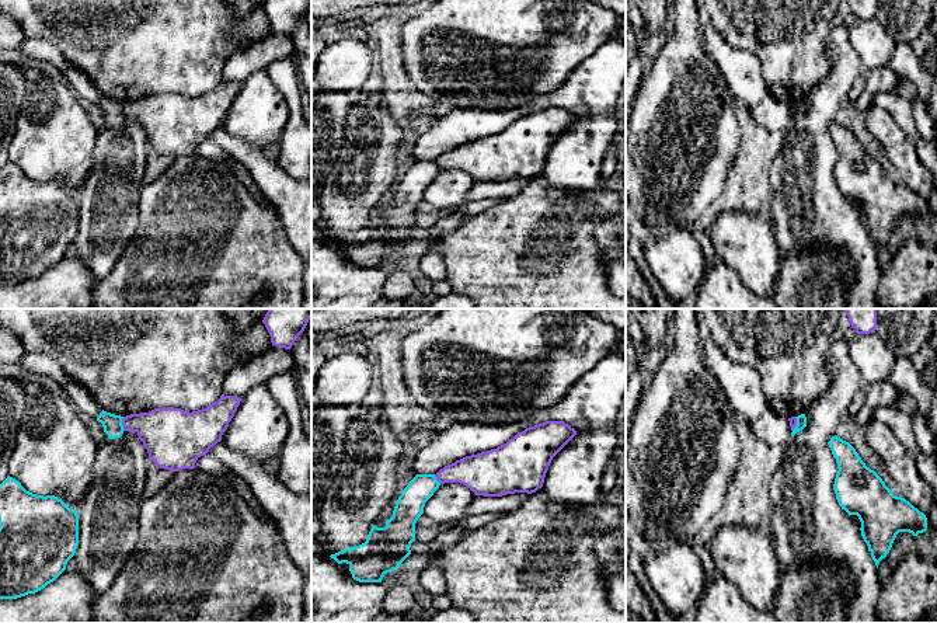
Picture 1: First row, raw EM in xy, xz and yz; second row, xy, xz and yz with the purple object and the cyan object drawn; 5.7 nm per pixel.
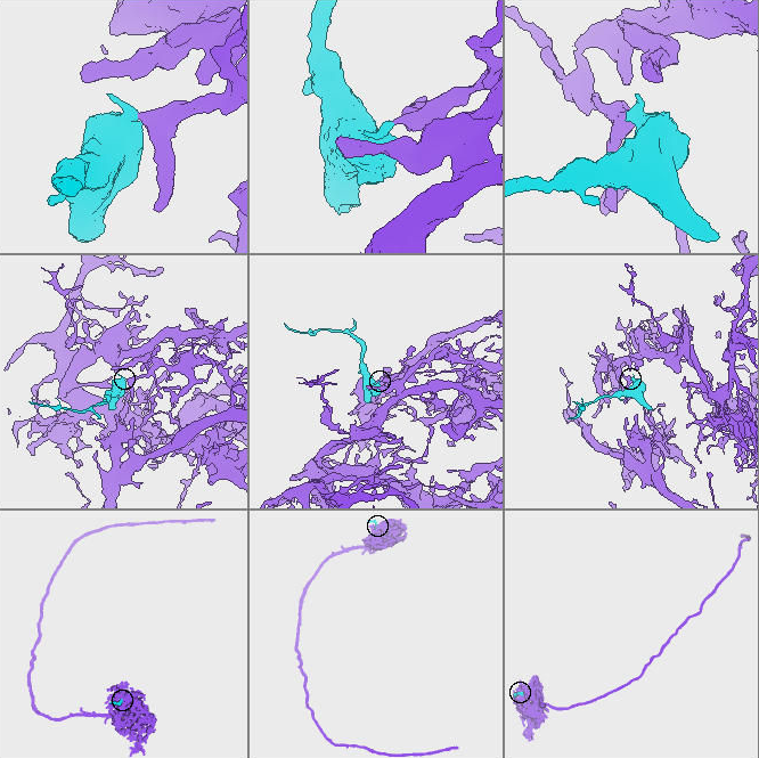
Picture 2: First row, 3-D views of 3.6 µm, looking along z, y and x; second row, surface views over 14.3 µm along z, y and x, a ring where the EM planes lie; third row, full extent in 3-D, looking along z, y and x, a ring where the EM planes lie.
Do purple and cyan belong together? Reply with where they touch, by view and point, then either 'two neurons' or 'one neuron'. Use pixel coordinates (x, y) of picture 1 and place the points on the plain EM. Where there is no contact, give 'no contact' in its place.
xy (122, 110) | two neurons

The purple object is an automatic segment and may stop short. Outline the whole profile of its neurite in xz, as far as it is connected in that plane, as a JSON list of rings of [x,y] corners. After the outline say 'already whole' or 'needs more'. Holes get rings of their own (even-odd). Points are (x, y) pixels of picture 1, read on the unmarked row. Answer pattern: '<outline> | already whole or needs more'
[[[546,107],[518,118],[506,129],[466,142],[440,154],[435,163],[440,170],[460,168],[476,181],[502,182],[515,178],[536,178],[543,173],[546,159],[553,143],[577,121],[577,116],[564,107]]] | already whole

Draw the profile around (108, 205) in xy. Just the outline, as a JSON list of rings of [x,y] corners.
[[[123,116],[121,123],[98,130],[93,150],[93,168],[77,196],[79,232],[73,241],[76,255],[86,262],[95,282],[109,275],[137,229],[147,156],[149,139],[137,118]]]

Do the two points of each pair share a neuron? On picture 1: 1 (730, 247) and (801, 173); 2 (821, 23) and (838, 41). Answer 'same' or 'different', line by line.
1: different
2: different

